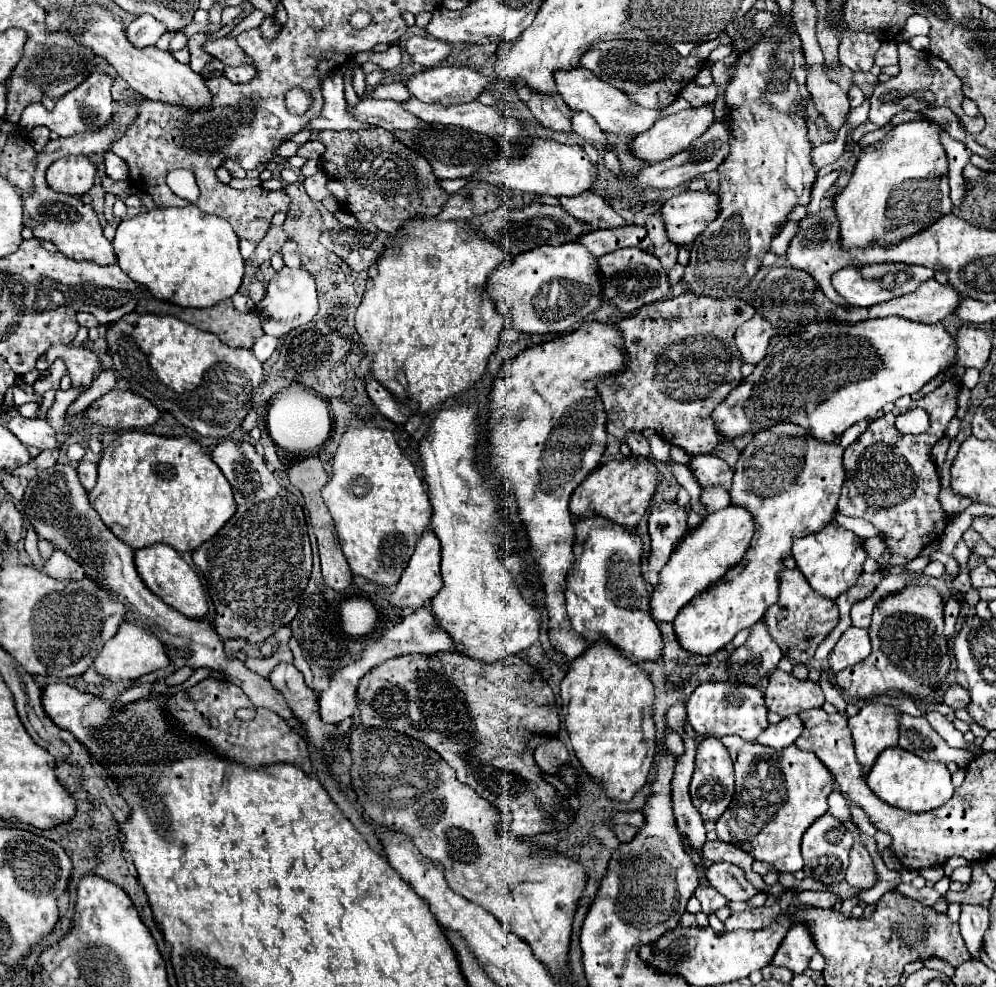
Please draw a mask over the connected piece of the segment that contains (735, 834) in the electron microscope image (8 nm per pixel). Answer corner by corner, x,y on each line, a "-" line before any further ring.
725,736
721,738
725,748
731,754
733,768
735,768
735,794
727,808
727,812
721,814
717,820
717,836
723,842
729,842
747,854
751,854
755,860
767,862
773,866
775,872
791,872
803,870
803,856
801,856
801,836
805,830
827,812
827,796
833,790
833,776
827,772
825,764
813,754
803,752
795,746
785,748
783,752
771,752
771,748
763,748
751,742
741,740
739,736

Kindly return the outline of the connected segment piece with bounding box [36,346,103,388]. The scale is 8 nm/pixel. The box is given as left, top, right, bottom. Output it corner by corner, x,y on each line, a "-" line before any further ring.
59,346
51,348
51,352
45,354
45,358
39,358
36,363
36,369
44,371
48,369
55,358
63,358
69,376
73,380
73,386
83,386
89,388
93,376
103,370
103,364
95,352
89,348
79,348
79,346

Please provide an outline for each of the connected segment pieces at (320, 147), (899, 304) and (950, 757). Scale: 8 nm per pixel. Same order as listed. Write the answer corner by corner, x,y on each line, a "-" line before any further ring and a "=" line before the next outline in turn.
311,140
311,142
303,144
297,154
303,156
303,158
307,158
307,160
311,160
311,158
313,158
313,160
319,160
323,152
325,152
325,144
319,142
319,140
=
935,278
927,280
921,284
921,288
917,288
915,292
911,292
911,296
901,296
899,300
891,300
887,304
875,304
871,308
851,308
851,310
843,310
839,306
835,306
831,300
827,300
823,296
823,292
817,292
815,296
815,304
819,304
821,308
821,318
827,318
827,312
833,310
837,320
847,320
847,322
859,322
859,320
869,320
869,318
887,318
887,316
901,316
913,322
921,322
921,324
935,324
939,320
949,318
949,314
955,314
957,306
961,304
961,296
959,292
953,288
953,284
945,282
937,282
=
901,714
899,746
923,760
939,760
945,764
957,762
959,766
967,766
973,760
973,754
947,746
947,742
931,728
925,716
915,718
909,714

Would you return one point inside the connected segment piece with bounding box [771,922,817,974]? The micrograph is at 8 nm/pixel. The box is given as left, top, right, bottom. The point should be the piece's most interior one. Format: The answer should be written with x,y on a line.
794,953

